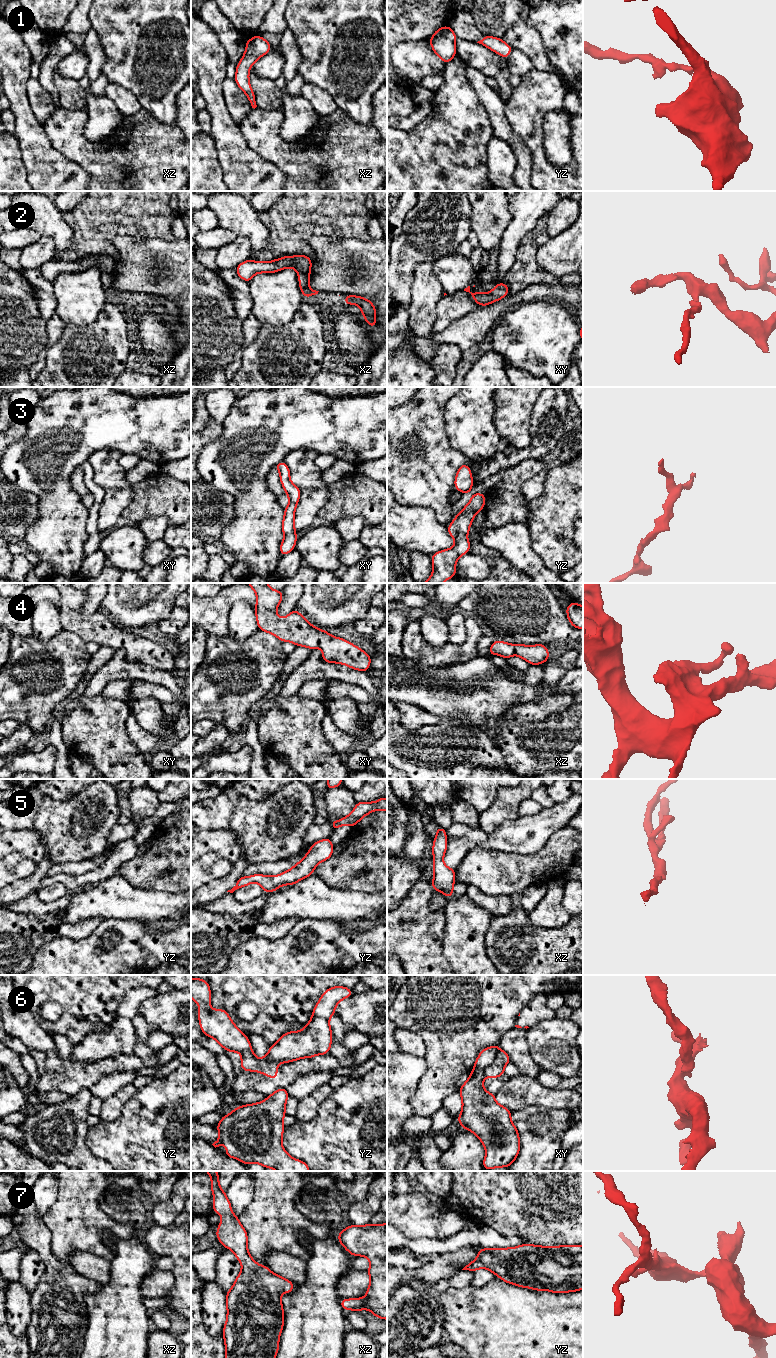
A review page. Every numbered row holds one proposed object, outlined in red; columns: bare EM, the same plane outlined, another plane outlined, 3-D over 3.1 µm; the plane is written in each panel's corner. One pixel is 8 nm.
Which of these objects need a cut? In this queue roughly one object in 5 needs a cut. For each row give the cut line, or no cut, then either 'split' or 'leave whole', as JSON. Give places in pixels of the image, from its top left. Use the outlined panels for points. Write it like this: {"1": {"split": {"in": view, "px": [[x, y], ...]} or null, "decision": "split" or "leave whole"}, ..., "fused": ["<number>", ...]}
{"1": {"split": null, "decision": "leave whole"}, "2": {"split": null, "decision": "leave whole"}, "3": {"split": null, "decision": "leave whole"}, "4": {"split": null, "decision": "leave whole"}, "5": {"split": null, "decision": "leave whole"}, "6": {"split": {"in": "xy", "px": [[500, 1049], [494, 1060], [485, 1069], [484, 1076]]}, "decision": "split"}, "7": {"split": null, "decision": "leave whole"}, "fused": ["6"]}

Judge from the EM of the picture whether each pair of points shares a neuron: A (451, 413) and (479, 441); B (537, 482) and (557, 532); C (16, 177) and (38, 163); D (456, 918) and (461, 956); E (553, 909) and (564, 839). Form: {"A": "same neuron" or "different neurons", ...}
{"A": "same neuron", "B": "different neurons", "C": "different neurons", "D": "same neuron", "E": "different neurons"}

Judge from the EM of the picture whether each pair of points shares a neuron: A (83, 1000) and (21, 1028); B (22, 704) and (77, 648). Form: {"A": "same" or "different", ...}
{"A": "different", "B": "same"}

